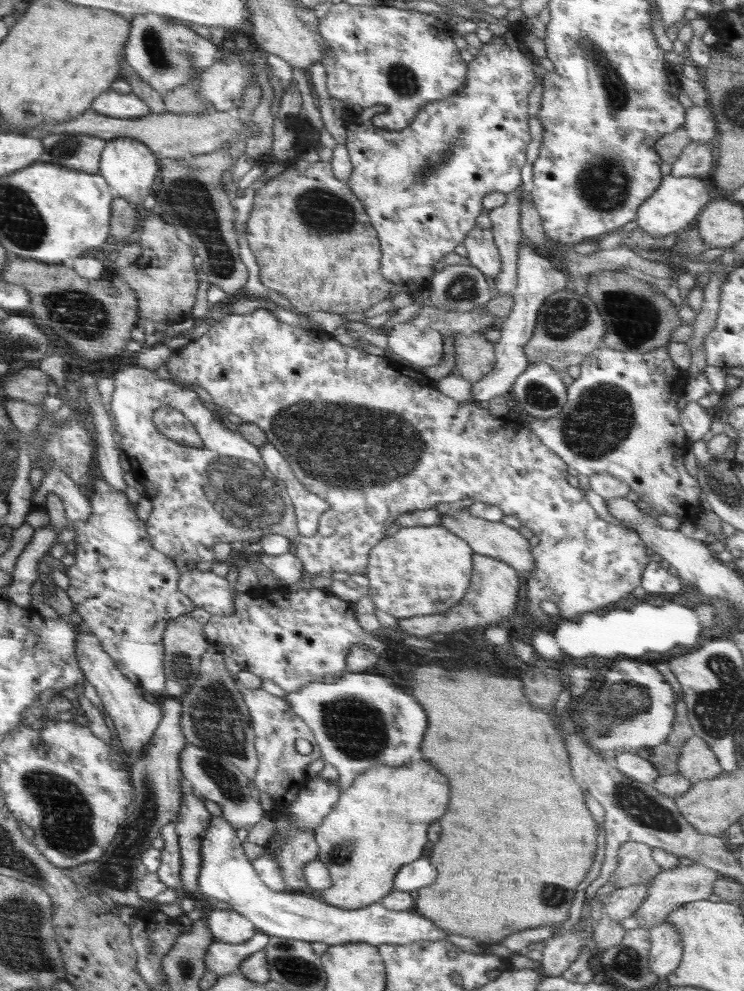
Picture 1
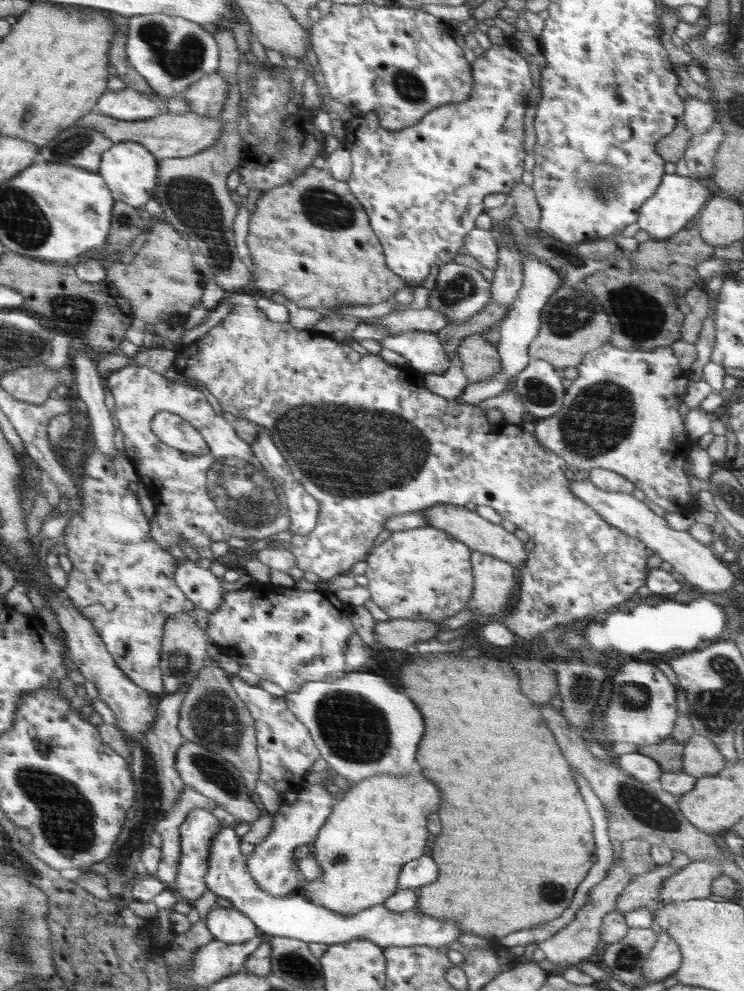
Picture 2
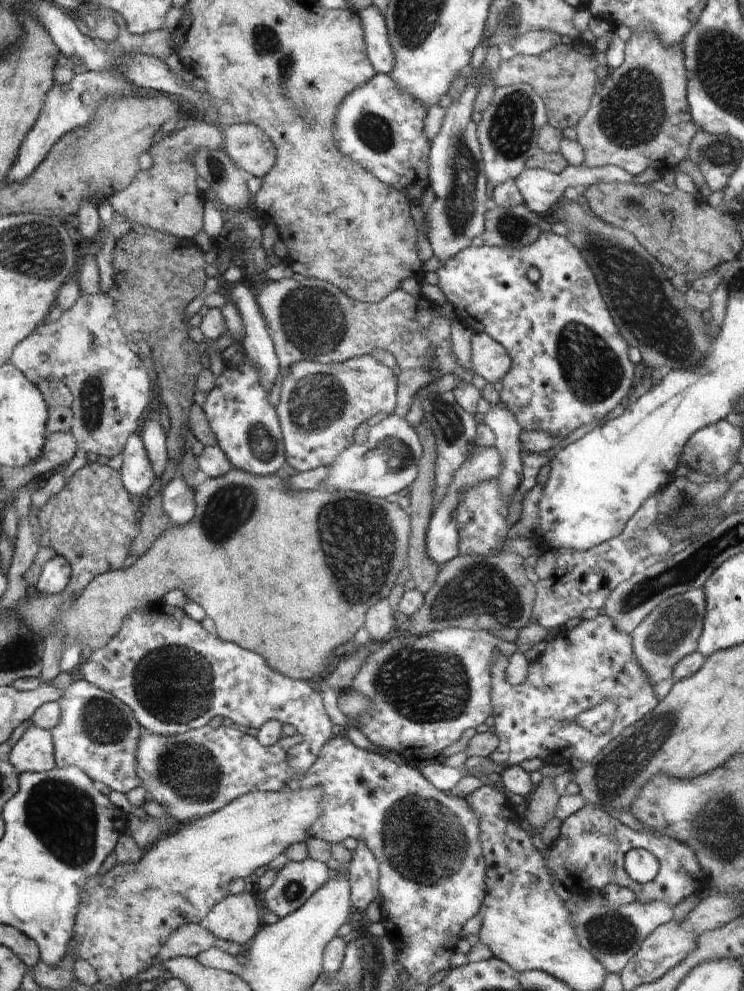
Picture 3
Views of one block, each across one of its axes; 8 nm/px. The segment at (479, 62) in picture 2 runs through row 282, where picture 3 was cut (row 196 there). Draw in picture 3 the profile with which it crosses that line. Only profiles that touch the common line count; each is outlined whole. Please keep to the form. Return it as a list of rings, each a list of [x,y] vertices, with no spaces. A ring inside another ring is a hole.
[[[376,73],[368,82],[356,87],[349,92],[339,106],[337,117],[334,121],[335,140],[342,154],[348,155],[363,169],[371,172],[378,180],[392,189],[402,191],[412,203],[417,203],[426,214],[426,206],[422,203],[424,192],[430,188],[429,162],[431,142],[424,136],[424,118],[426,118],[426,106],[400,90],[393,78],[387,74]]]

